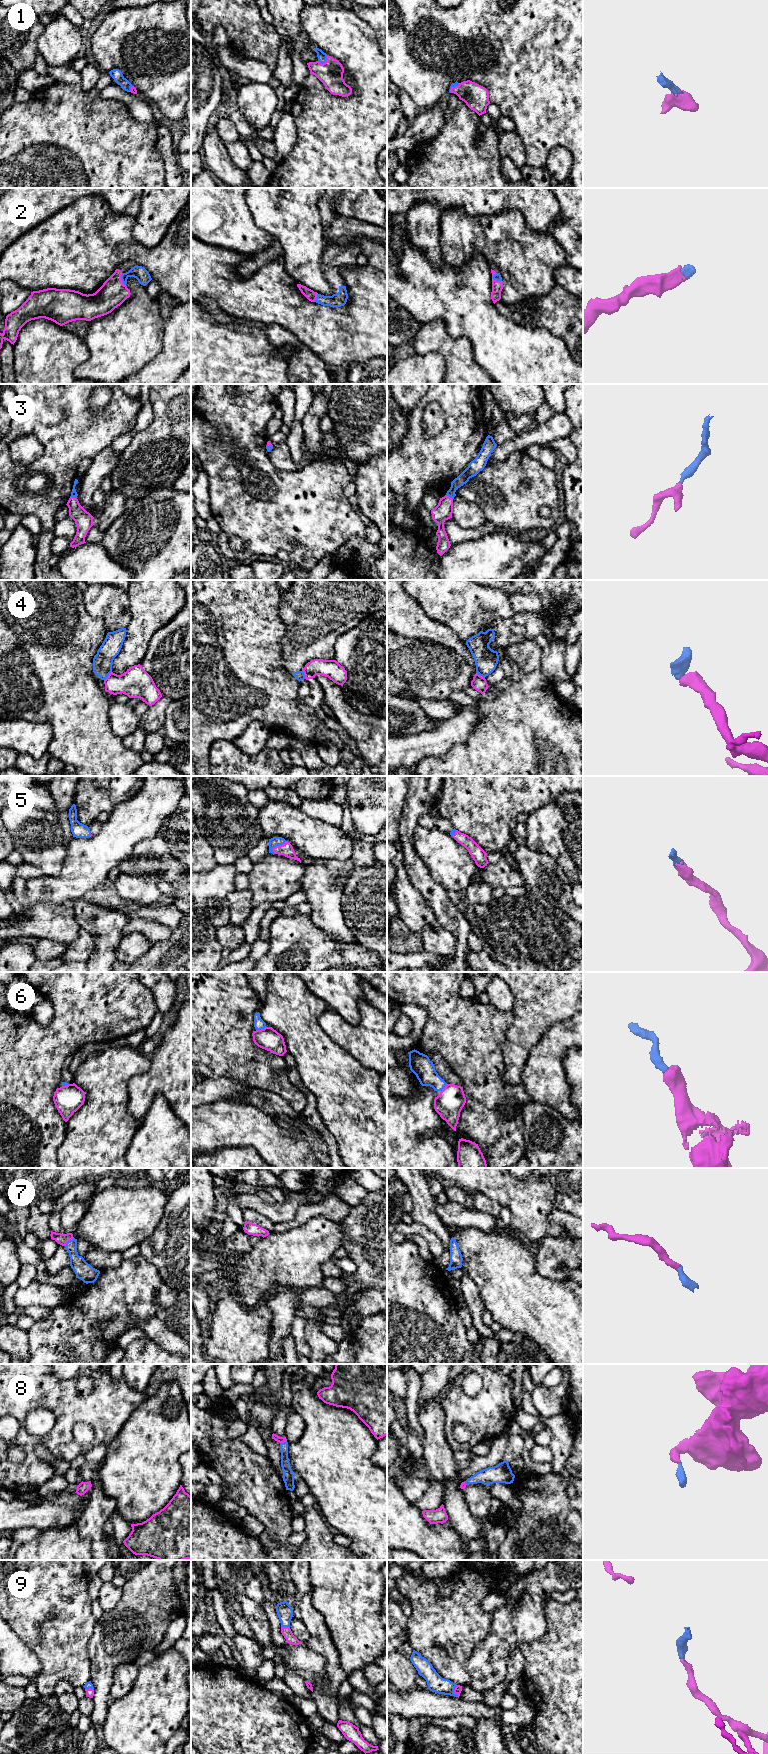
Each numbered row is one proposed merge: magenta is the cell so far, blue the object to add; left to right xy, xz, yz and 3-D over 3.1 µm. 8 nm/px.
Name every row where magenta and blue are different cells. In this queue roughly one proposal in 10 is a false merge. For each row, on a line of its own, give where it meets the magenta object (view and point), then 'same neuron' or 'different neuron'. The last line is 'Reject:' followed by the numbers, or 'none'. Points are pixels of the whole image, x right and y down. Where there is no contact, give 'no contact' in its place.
1: xz (325, 62) | same neuron
2: xy (120, 279) | same neuron
3: yz (448, 496) | same neuron
4: xy (108, 676) | different neuron
5: xz (278, 846) | same neuron
6: xz (261, 1029) | same neuron
7: xy (68, 1240) | same neuron
8: xz (283, 1442) | same neuron
9: yz (454, 1691) | same neuron
Reject: 4

